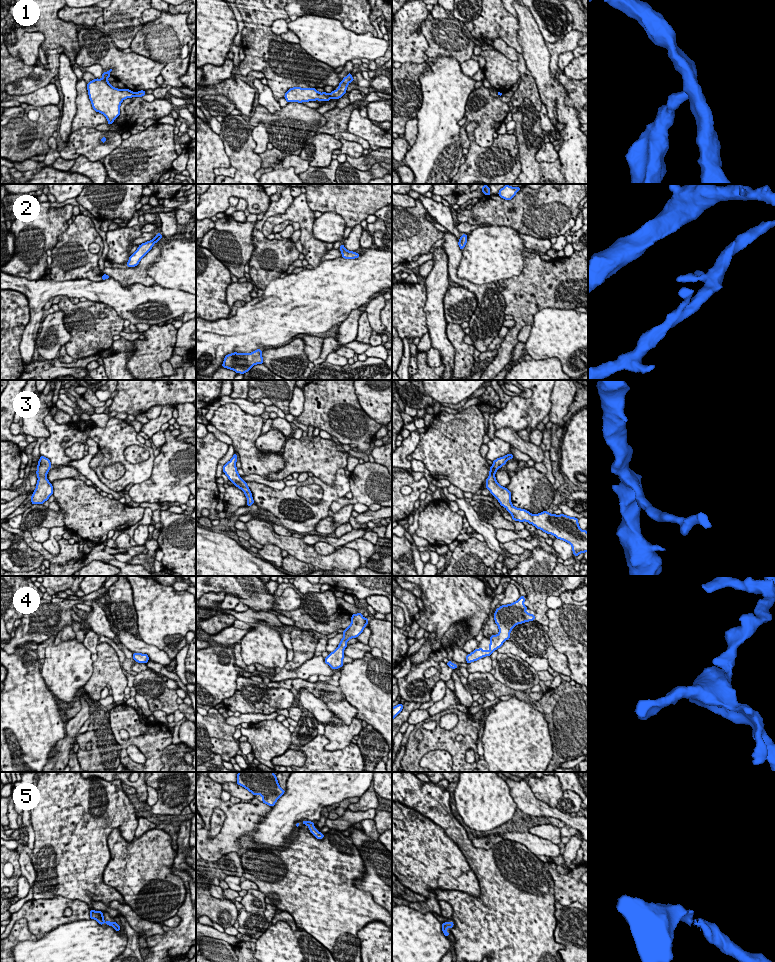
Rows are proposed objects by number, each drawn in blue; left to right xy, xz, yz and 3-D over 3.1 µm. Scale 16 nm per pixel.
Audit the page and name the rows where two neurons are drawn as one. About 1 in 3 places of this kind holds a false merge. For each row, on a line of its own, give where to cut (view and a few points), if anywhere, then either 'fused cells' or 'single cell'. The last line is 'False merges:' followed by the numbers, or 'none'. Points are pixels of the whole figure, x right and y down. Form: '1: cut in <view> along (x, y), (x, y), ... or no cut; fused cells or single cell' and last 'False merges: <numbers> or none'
1: cut in xz along (329, 94), (331, 97); fused cells
2: no cut; single cell
3: no cut; single cell
4: no cut; single cell
5: no cut; single cell
False merges: 1

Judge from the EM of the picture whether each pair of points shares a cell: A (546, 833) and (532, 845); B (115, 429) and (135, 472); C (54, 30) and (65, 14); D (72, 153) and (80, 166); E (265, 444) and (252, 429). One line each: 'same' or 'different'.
A: different
B: same
C: different
D: different
E: different

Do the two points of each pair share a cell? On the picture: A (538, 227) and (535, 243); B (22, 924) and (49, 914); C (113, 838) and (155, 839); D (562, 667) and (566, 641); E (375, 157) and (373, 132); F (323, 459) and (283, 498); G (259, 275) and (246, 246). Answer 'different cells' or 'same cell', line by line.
A: different cells
B: different cells
C: same cell
D: different cells
E: different cells
F: different cells
G: different cells

